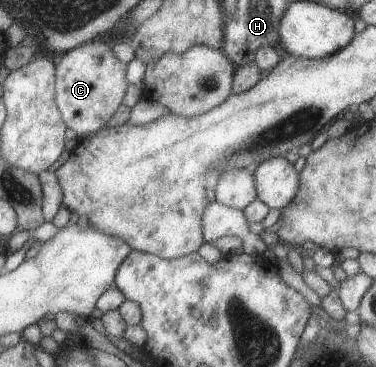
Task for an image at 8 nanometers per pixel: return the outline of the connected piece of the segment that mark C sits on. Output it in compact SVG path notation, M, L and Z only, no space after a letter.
M100 38L62 55L55 67L54 102L64 125L74 131L76 137L93 135L107 126L129 85L125 79L126 66L114 59L110 47Z

